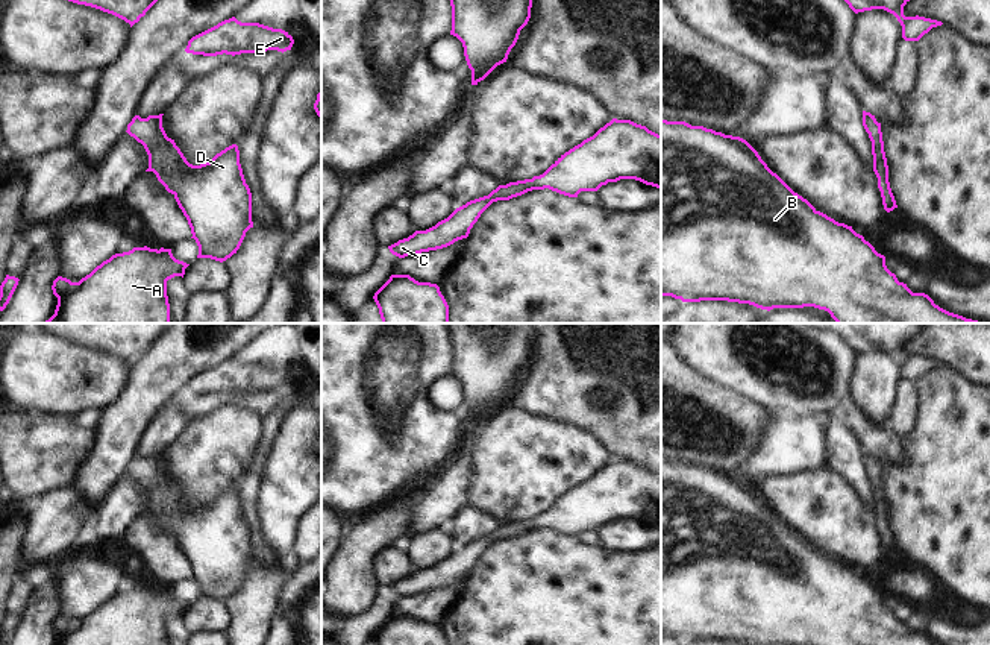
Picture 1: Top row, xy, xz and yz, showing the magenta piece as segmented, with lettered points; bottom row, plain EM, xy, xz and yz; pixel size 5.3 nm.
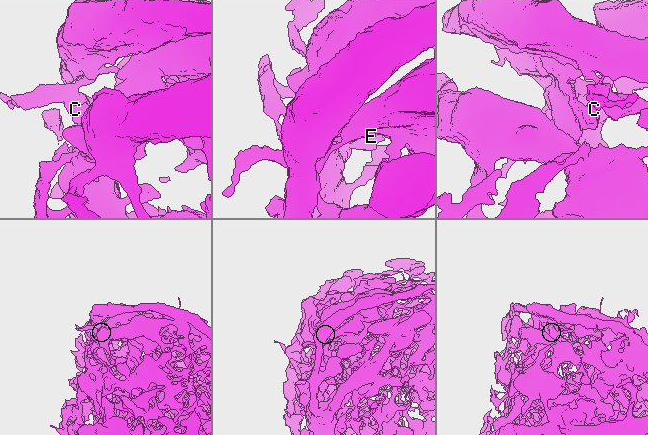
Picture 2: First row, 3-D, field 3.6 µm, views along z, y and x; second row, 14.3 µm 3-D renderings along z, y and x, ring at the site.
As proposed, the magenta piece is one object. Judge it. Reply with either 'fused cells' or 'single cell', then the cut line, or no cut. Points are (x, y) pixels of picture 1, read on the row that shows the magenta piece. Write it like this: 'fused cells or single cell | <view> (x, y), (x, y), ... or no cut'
single cell | no cut

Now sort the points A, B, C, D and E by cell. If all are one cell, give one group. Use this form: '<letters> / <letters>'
A B C D E

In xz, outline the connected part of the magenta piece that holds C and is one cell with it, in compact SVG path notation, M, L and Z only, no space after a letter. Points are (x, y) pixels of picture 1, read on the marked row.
M612 118L593 137L561 155L543 175L499 185L488 196L467 202L435 226L415 231L388 249L399 258L443 249L467 238L493 202L544 188L578 197L581 191L597 191L620 179L661 188L661 135L631 120Z

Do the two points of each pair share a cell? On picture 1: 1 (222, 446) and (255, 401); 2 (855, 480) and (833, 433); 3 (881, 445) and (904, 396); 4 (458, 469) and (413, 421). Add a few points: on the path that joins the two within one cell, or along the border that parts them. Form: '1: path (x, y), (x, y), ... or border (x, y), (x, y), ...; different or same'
1: border (213, 410), (220, 404), (237, 404), (261, 416); different
2: path (851, 468), (842, 445); same
3: border (887, 424), (899, 437); different
4: border (467, 428), (438, 472); different

